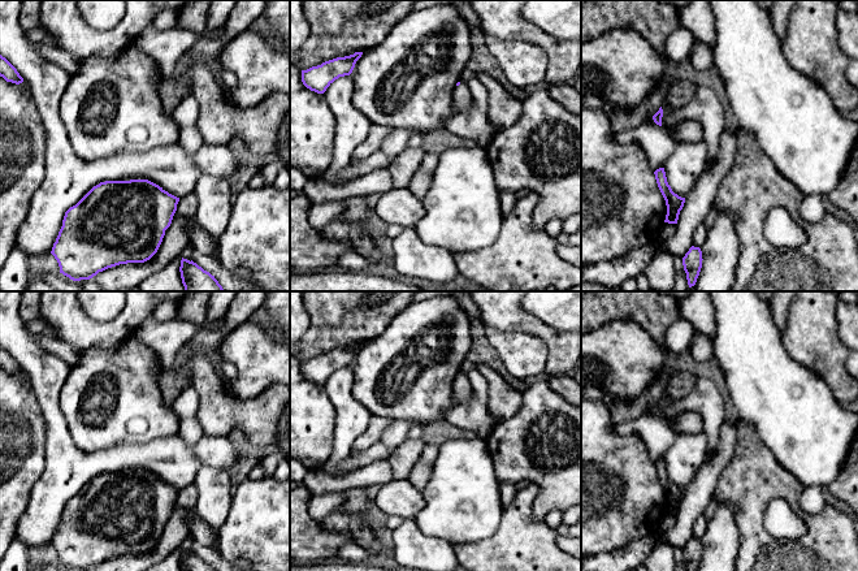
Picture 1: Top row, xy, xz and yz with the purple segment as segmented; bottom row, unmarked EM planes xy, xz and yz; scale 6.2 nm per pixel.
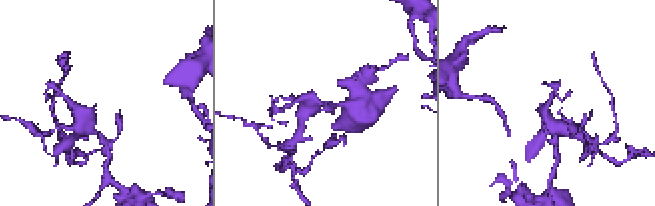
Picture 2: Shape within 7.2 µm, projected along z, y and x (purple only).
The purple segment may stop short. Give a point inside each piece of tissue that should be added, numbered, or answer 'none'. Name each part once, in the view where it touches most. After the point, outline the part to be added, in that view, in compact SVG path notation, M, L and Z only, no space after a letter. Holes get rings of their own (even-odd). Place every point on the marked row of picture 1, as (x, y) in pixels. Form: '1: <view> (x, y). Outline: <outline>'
1: xz (462, 98). Outline: M463 79L459 81L460 85L455 86L452 90L452 112L460 113L467 111L472 105L472 94L471 90Z

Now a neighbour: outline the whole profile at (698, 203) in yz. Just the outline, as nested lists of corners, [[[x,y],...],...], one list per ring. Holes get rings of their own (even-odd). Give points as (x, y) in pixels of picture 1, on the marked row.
[[[724,131],[719,139],[718,155],[714,163],[705,168],[694,189],[685,198],[680,211],[675,234],[659,239],[658,246],[675,258],[684,258],[693,246],[693,235],[705,221],[714,206],[720,182],[729,173],[736,159],[736,137]]]

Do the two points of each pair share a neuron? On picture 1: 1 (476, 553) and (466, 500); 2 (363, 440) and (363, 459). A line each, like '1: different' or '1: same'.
1: different
2: different

